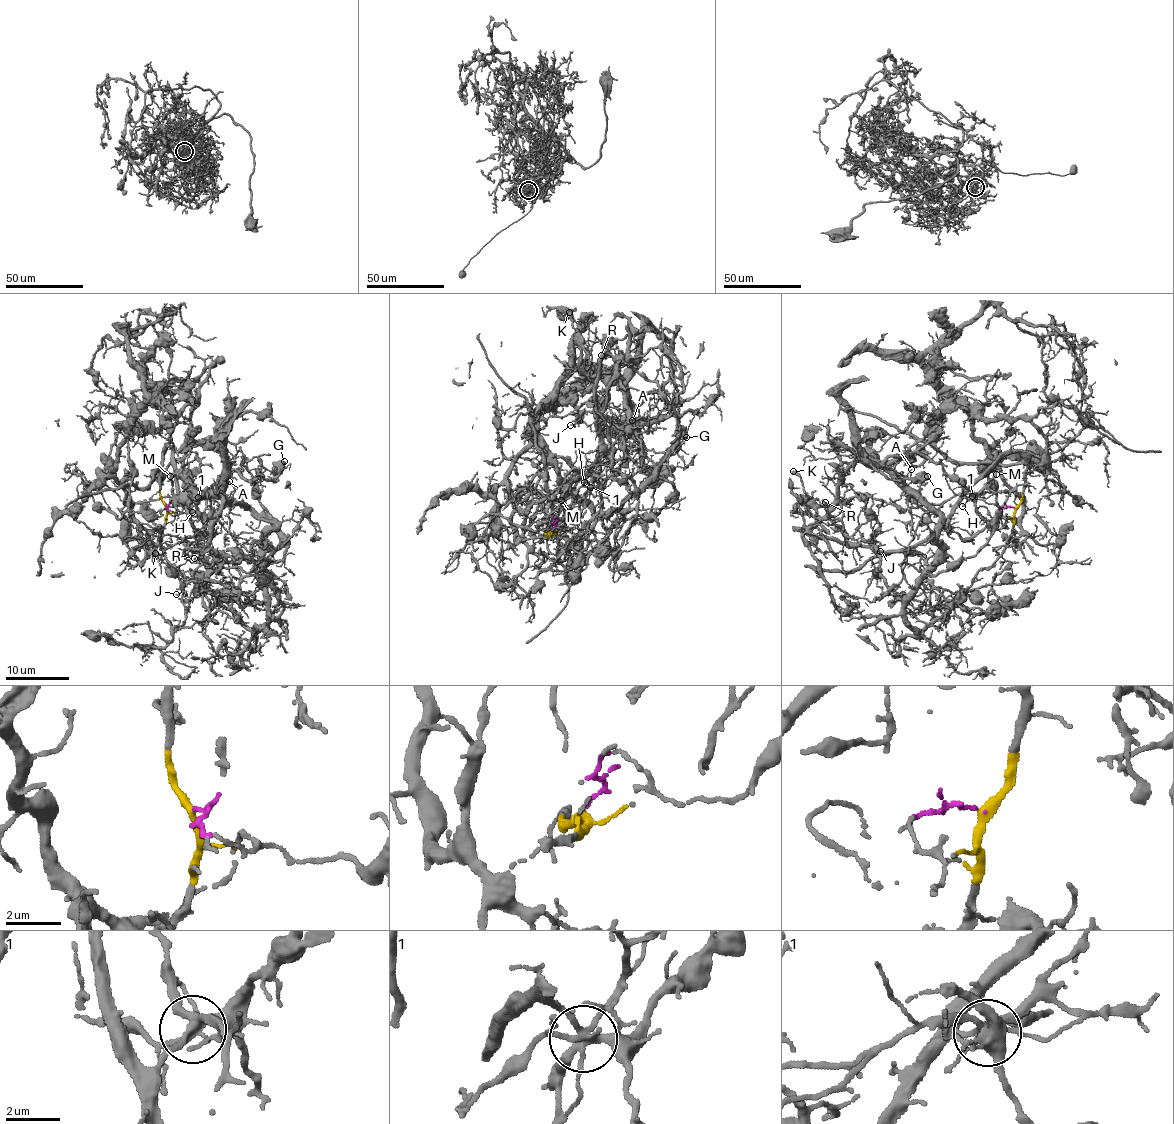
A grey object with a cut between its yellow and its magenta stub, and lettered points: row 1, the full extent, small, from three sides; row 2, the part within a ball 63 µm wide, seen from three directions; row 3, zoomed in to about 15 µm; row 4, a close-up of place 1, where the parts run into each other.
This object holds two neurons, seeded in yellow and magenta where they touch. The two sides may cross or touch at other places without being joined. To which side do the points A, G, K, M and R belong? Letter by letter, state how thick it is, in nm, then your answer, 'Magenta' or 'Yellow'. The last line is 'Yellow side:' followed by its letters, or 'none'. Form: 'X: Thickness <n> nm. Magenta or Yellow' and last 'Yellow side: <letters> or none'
A: Thickness 100 nm. Magenta
G: Thickness 600 nm. Magenta
K: Thickness 400 nm. Magenta
M: Thickness 120 nm. Magenta
R: Thickness 130 nm. Magenta
Yellow side: none

